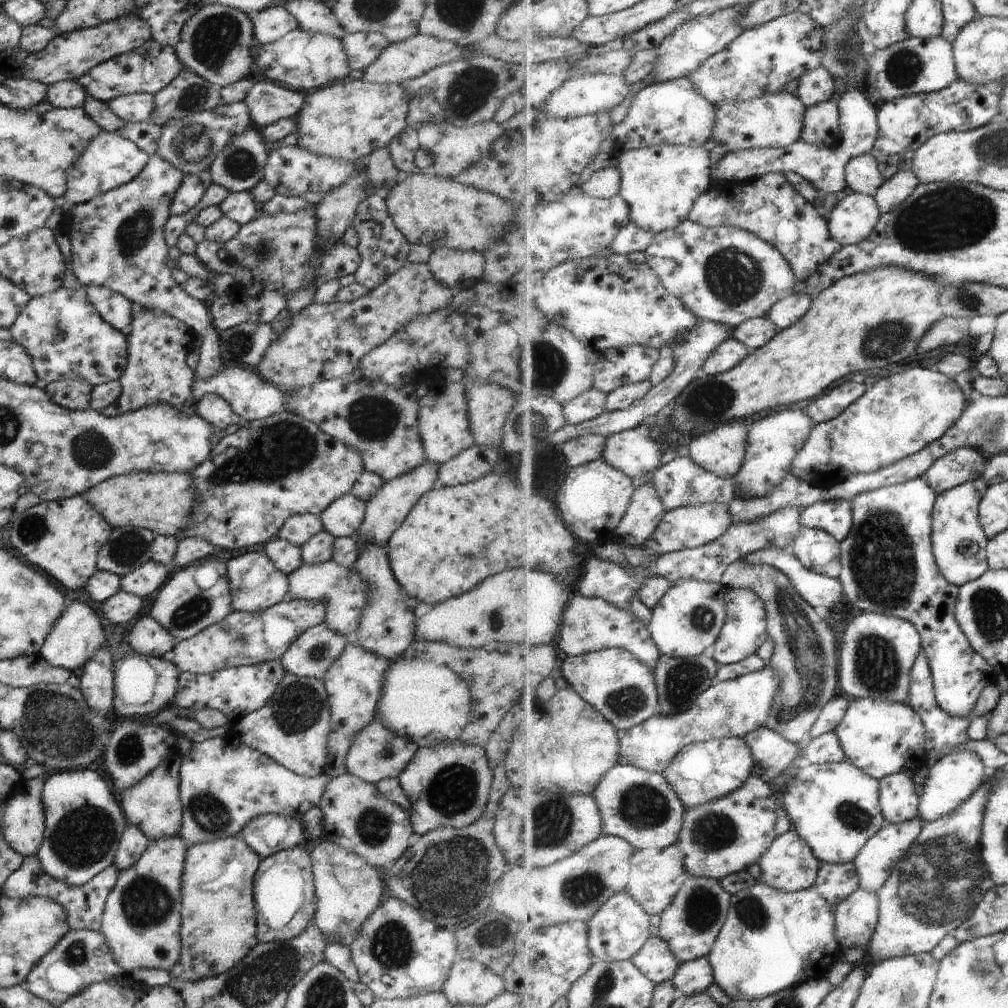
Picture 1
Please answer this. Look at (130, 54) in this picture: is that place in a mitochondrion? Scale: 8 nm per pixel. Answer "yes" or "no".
no

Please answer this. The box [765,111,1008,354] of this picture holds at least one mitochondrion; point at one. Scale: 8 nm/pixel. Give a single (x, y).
(950, 219)

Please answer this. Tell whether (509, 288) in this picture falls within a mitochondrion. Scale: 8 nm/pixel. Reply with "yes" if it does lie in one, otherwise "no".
no

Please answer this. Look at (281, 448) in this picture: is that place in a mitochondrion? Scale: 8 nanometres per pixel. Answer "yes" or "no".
yes

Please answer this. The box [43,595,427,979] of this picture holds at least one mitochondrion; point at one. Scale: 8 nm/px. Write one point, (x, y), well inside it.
(81, 837)

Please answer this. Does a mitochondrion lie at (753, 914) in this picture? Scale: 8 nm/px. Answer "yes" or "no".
yes

